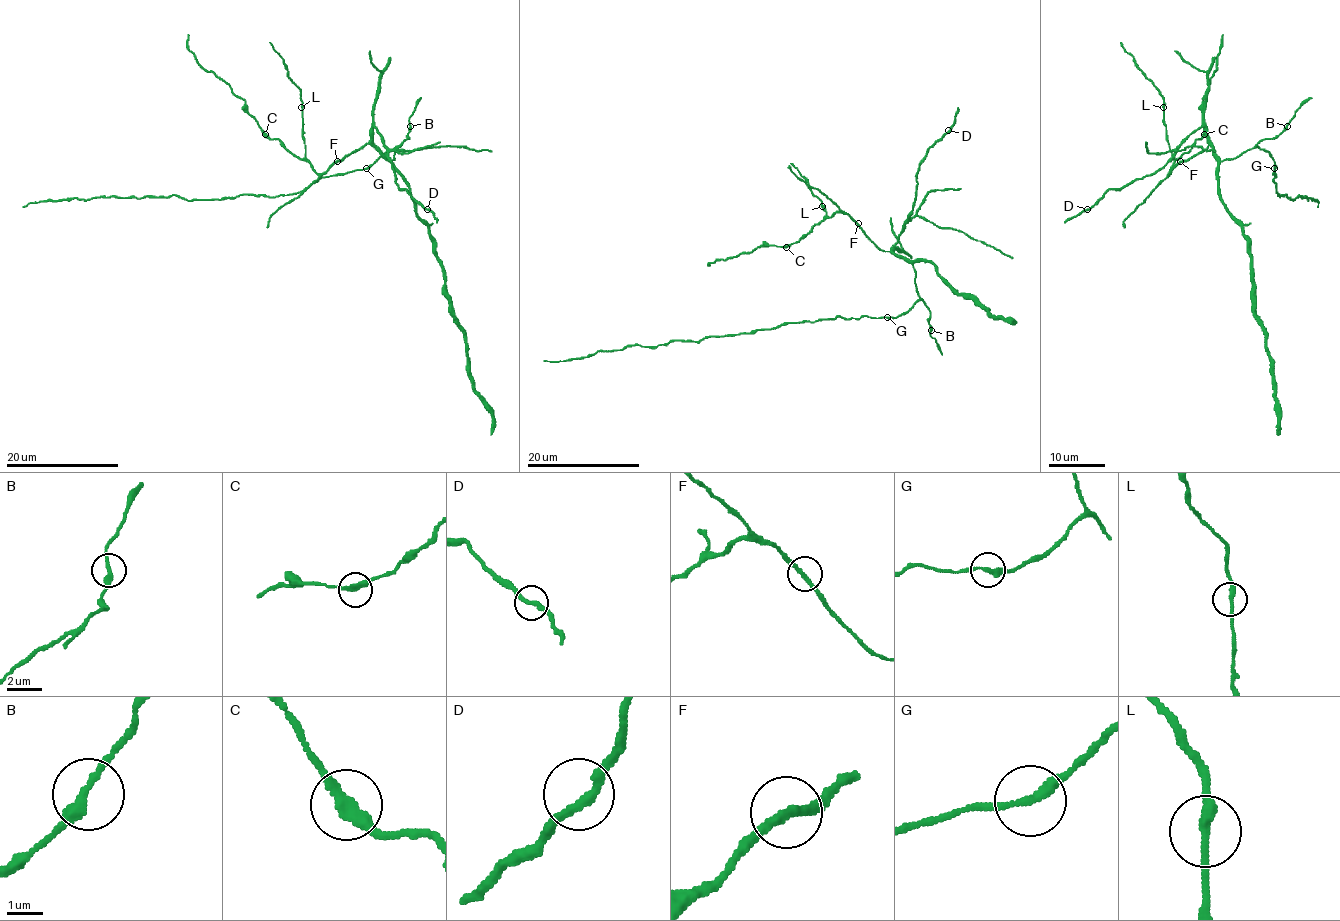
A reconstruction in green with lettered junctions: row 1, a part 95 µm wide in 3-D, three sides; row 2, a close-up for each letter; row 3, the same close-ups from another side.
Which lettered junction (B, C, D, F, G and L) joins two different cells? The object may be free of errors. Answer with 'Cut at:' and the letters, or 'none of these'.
Cut at: none of these

